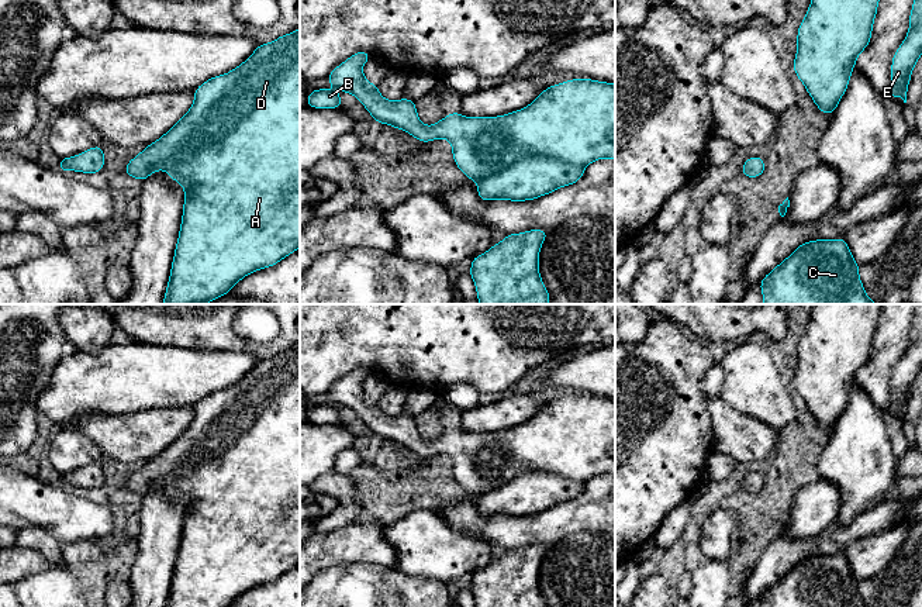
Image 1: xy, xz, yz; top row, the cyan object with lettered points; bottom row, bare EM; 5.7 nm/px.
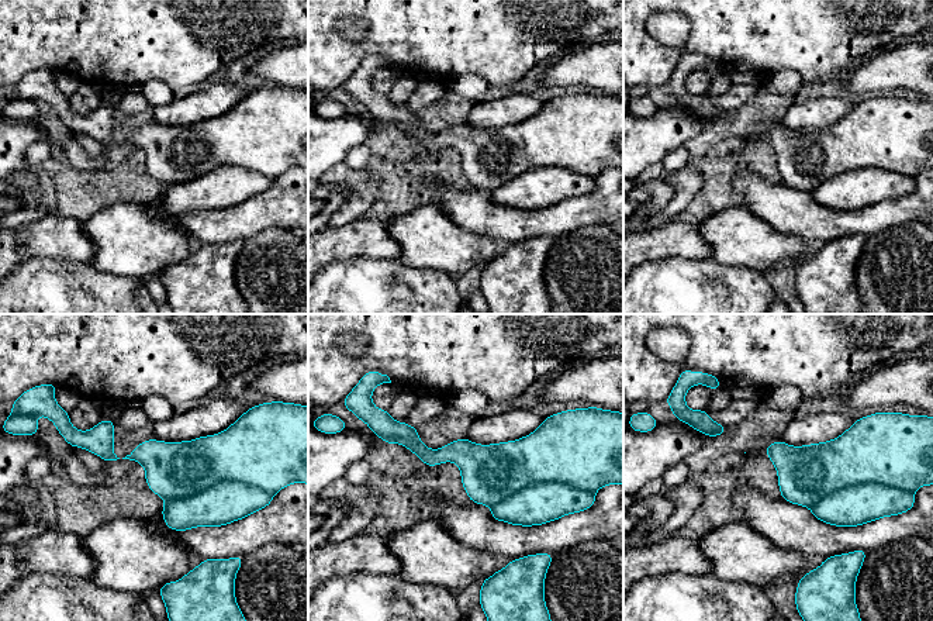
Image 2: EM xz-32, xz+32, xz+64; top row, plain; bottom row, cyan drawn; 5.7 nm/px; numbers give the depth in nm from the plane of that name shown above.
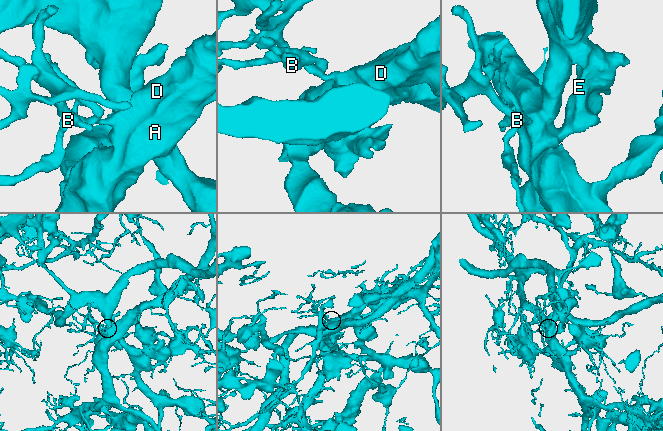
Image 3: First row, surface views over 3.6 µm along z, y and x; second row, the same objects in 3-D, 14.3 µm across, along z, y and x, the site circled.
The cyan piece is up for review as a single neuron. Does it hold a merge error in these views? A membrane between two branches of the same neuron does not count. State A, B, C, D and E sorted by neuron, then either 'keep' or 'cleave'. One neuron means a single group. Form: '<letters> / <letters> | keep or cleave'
A B C D E | keep

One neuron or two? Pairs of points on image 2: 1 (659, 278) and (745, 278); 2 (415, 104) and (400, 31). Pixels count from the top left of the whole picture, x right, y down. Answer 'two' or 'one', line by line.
1: one
2: two

